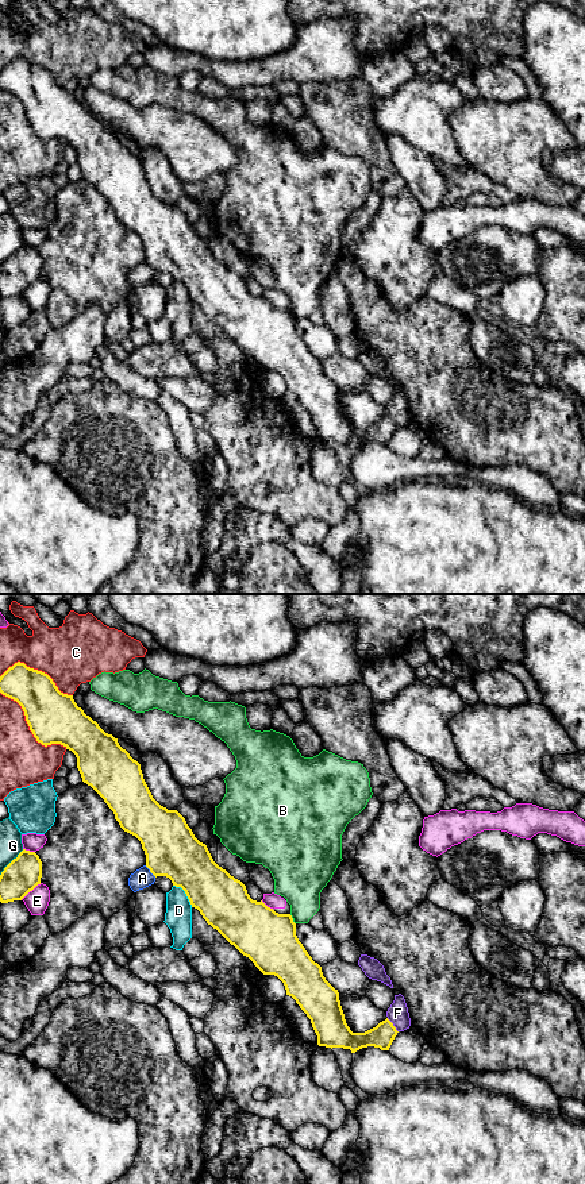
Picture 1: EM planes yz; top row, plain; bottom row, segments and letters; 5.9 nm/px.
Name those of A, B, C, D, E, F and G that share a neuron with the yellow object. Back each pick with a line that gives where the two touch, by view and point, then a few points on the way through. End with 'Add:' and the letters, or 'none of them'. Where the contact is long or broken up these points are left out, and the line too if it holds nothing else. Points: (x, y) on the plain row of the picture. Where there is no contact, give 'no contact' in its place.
F: meets yellow in yz at (392, 420); runs through yz (381, 431), (392, 420), (397, 415), (397, 408)
Add: F

